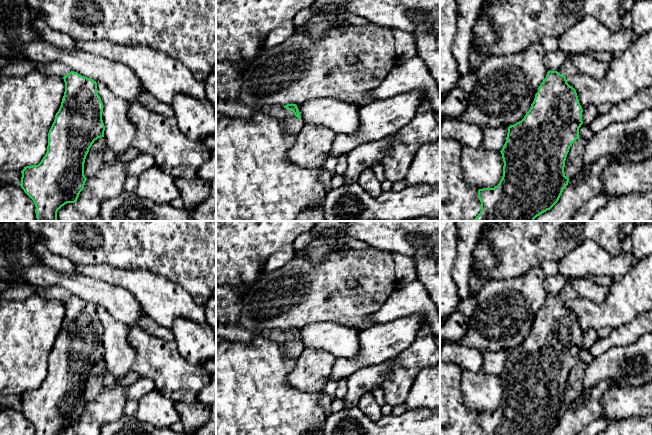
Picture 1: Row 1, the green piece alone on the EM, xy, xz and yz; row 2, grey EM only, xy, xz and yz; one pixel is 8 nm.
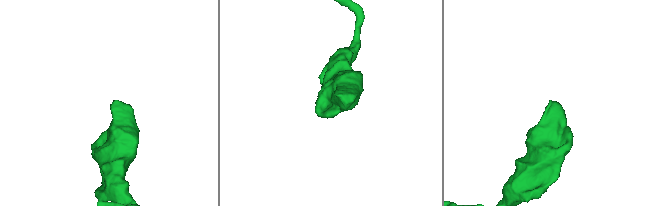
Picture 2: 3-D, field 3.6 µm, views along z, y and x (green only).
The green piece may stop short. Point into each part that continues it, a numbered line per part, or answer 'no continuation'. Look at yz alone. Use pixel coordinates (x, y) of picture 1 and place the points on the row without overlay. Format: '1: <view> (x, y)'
1: yz (567, 293)

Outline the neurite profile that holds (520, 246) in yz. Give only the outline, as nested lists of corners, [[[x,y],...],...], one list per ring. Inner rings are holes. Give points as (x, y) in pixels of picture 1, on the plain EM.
[[[507,221],[504,224],[494,224],[479,239],[491,246],[499,262],[491,270],[479,270],[476,273],[488,281],[520,277],[540,267],[544,261],[559,262],[589,239],[610,255],[617,256],[622,251],[622,241],[619,239],[621,227],[627,223],[652,225],[652,221]]]

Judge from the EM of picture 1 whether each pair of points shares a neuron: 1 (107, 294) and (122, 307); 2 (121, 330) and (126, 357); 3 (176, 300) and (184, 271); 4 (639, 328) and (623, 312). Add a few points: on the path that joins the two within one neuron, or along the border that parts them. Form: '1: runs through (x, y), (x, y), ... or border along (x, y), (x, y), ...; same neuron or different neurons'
1: runs through (111, 297), (118, 303); same neuron
2: runs through (121, 337), (121, 350); same neuron
3: border along (159, 274), (178, 283), (196, 302); different neurons
4: border along (641, 312), (628, 324), (621, 324), (613, 329); different neurons

